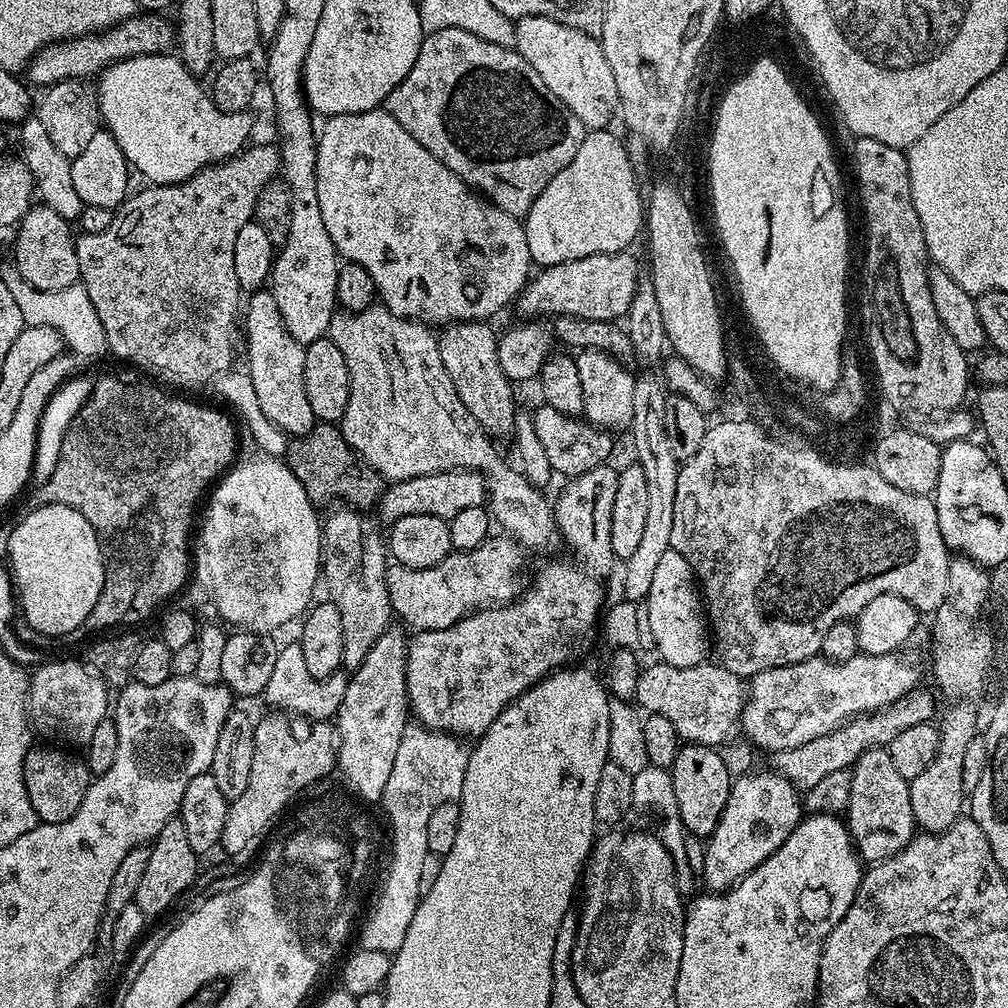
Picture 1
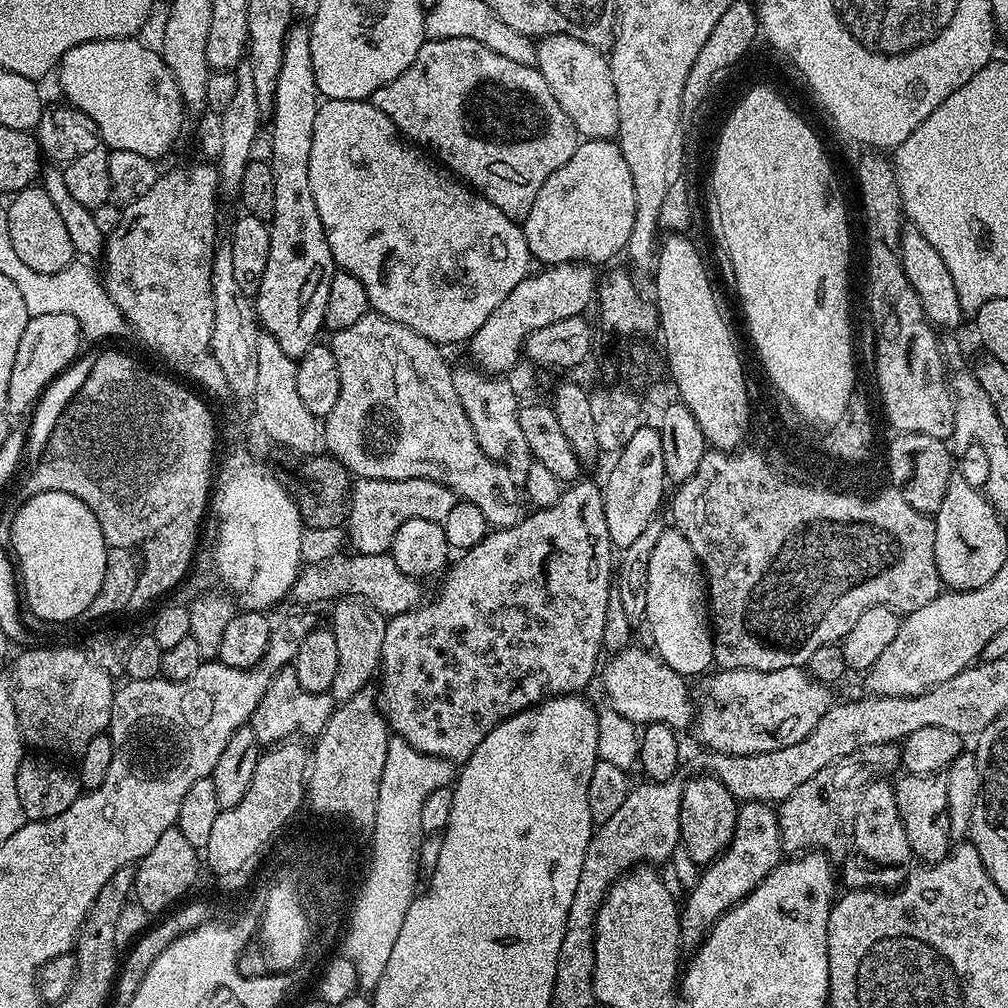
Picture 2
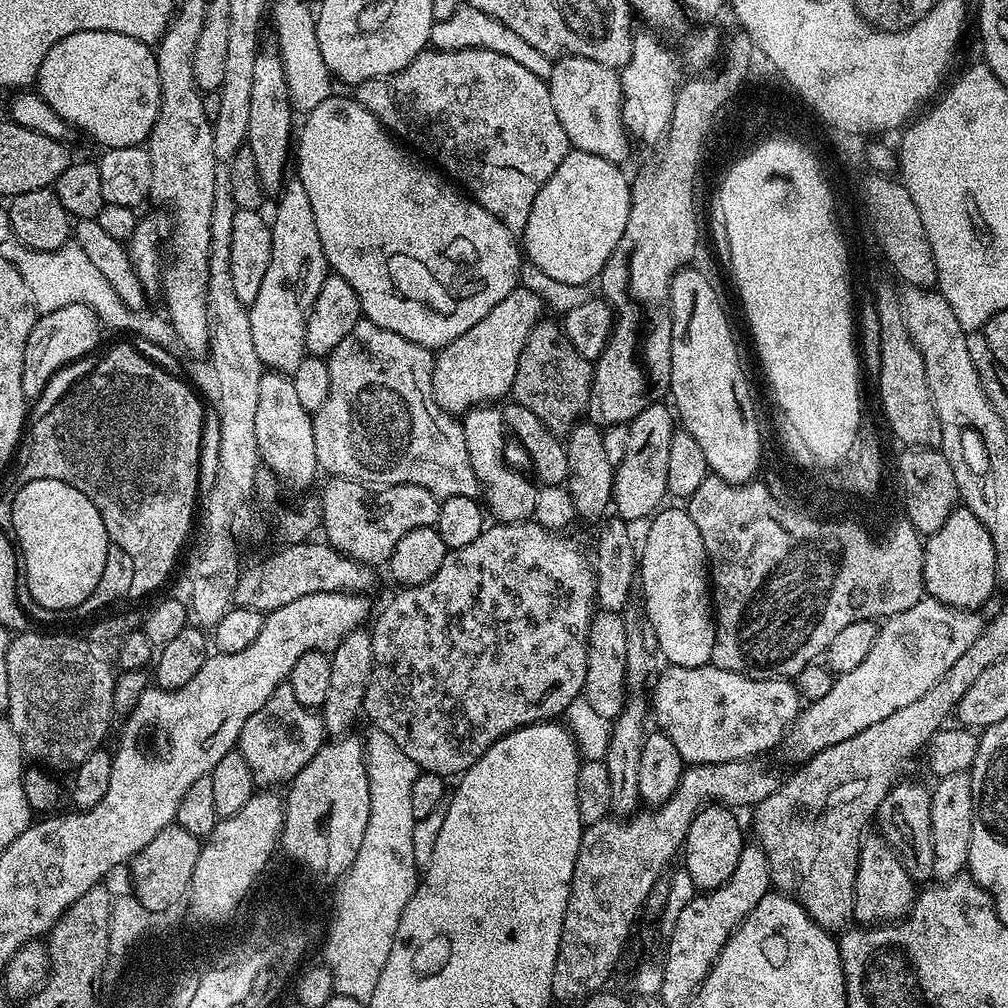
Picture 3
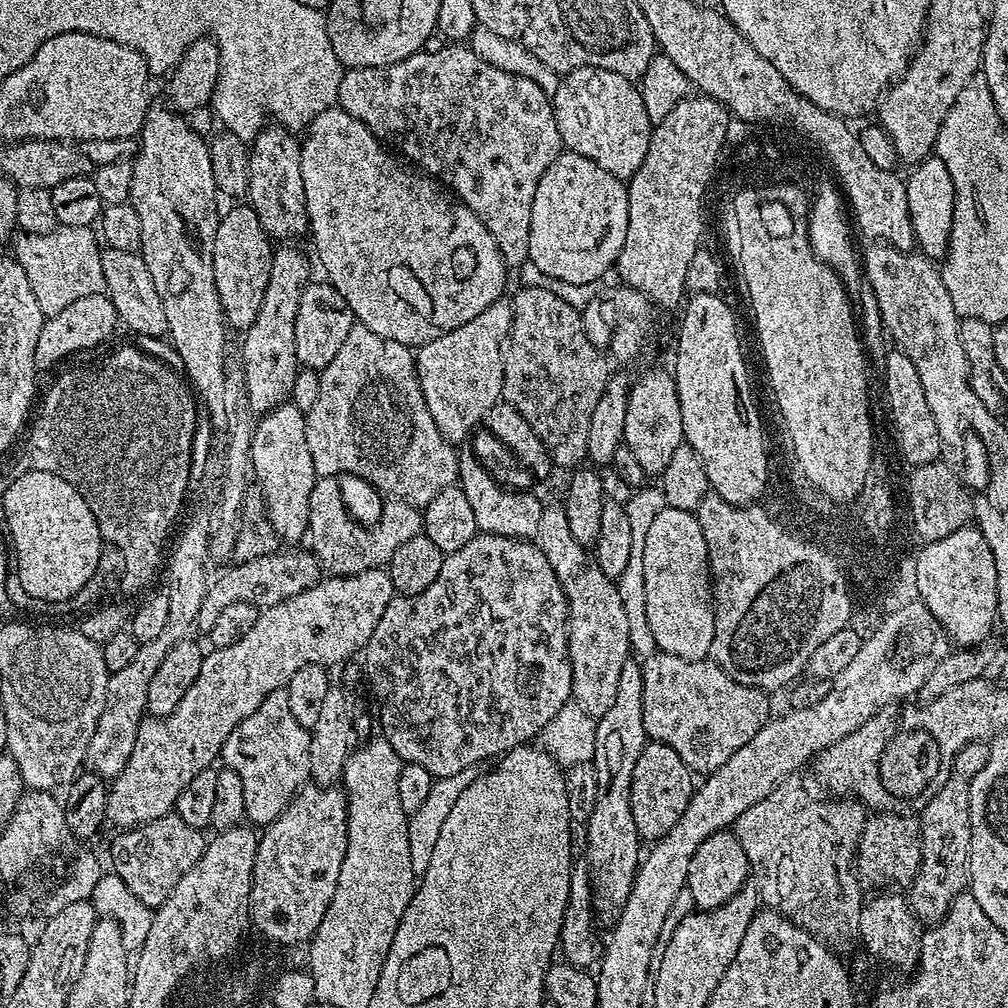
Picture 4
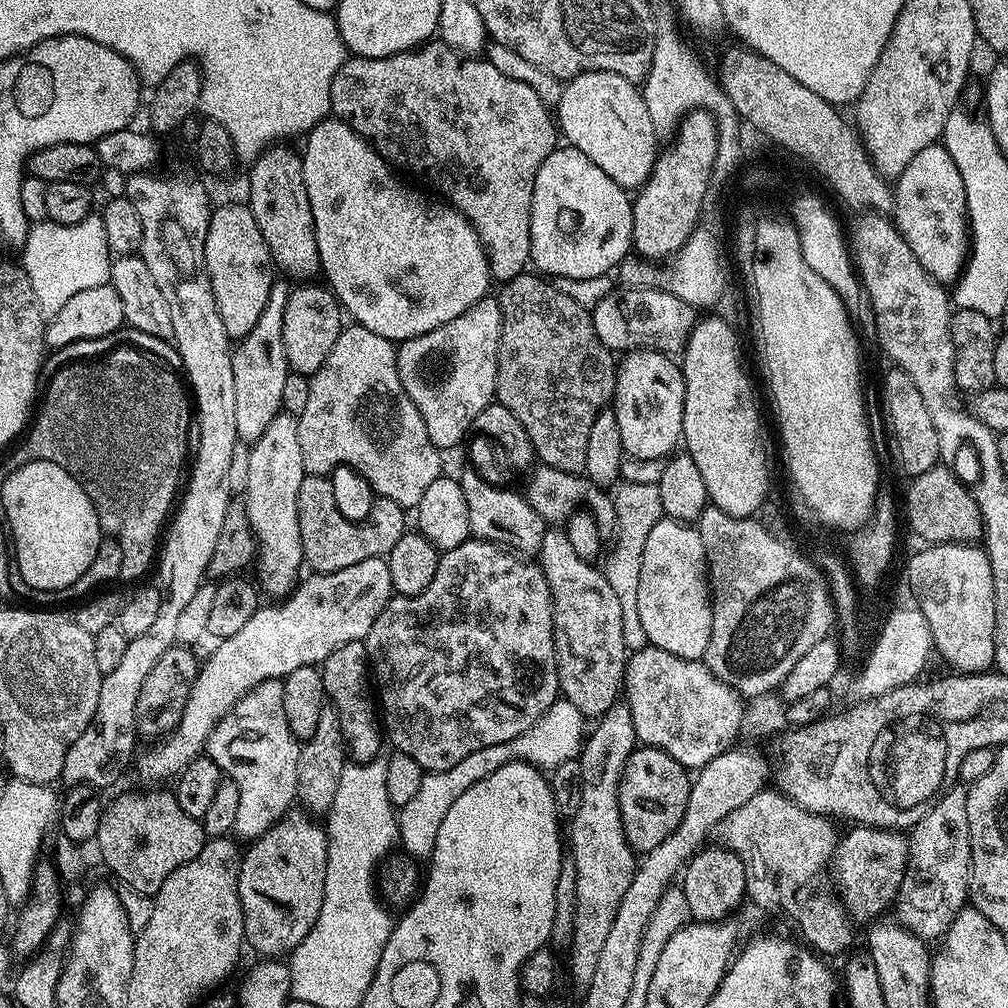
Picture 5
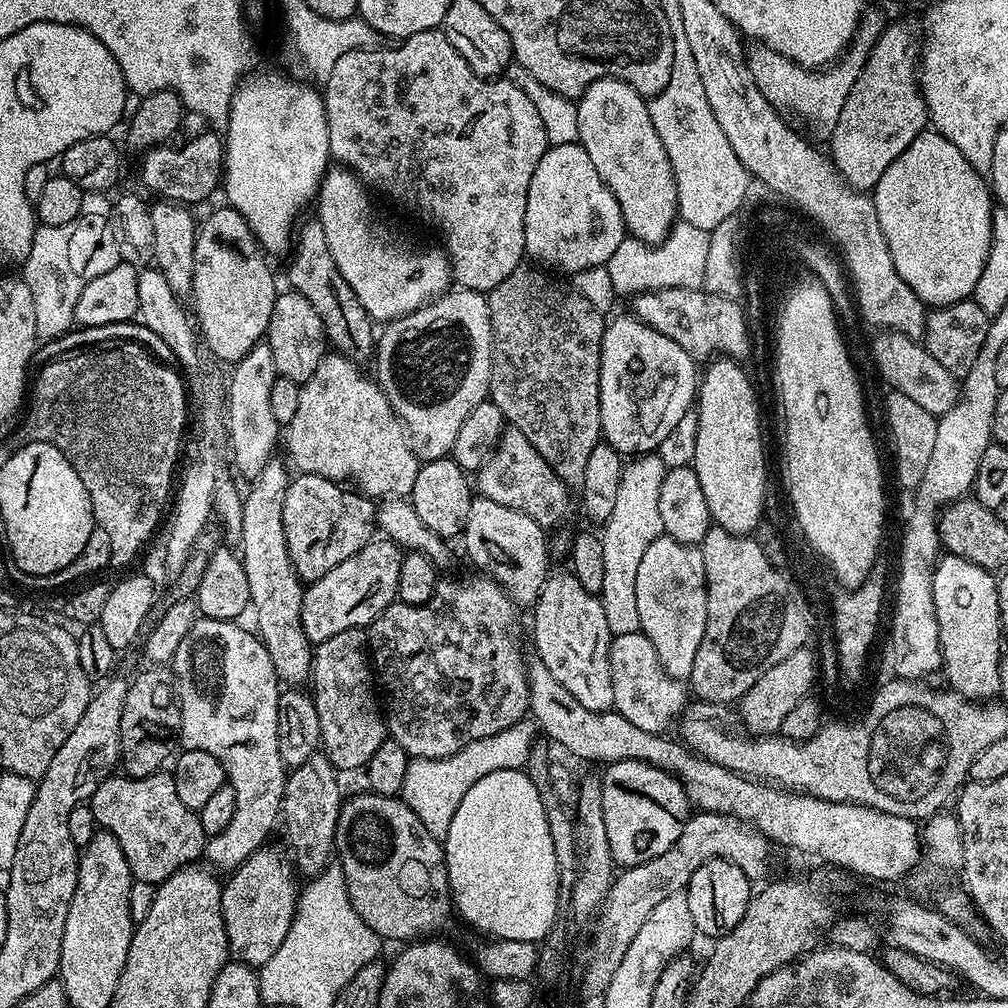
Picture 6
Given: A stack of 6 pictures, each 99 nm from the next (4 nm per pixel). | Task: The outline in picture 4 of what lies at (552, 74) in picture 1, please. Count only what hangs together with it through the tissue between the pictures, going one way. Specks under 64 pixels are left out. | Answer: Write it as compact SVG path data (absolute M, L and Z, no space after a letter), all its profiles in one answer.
M579 68L563 73L558 90L551 93L550 99L554 118L558 122L560 142L567 151L582 154L582 158L590 158L590 162L602 166L602 170L623 181L631 178L638 166L642 166L642 158L646 158L654 125L646 114L639 87L633 81L622 78L622 74L614 74L610 70Z

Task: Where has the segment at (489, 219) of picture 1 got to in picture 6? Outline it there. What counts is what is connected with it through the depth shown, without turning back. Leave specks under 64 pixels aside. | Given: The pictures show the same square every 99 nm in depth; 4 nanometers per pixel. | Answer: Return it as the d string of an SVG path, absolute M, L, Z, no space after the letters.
M332 166L324 173L324 180L314 201L314 209L316 208L315 215L326 230L326 243L330 245L334 266L338 266L342 278L346 278L346 286L354 290L354 298L362 302L362 310L366 310L373 322L387 322L410 314L436 297L445 295L450 288L452 269L447 255L439 247L407 248L406 245L399 244L392 237L391 230L382 221L376 220L367 195L369 193L353 172L343 166Z

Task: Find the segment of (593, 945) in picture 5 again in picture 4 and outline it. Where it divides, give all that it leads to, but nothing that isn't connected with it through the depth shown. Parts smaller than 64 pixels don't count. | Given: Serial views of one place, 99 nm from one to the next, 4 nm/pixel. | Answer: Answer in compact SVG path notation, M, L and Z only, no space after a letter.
M630 658L618 674L618 691L610 710L596 720L594 754L590 763L598 774L598 796L586 825L588 831L588 860L586 867L591 877L592 910L601 924L611 925L620 917L622 906L632 889L636 869L642 859L642 841L630 814L630 782L634 762L642 754L646 743L642 722L641 661Z

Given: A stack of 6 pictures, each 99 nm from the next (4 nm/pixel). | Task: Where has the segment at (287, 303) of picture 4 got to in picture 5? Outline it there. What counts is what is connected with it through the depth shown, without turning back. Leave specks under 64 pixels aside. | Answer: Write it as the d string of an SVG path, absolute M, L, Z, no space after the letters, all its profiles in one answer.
M273 283L270 298L266 302L266 310L262 310L262 318L233 347L232 369L234 370L234 411L238 426L237 441L251 446L262 434L266 434L266 426L274 422L274 418L282 412L282 389L290 371L286 348L282 346L282 314L286 308L289 285Z

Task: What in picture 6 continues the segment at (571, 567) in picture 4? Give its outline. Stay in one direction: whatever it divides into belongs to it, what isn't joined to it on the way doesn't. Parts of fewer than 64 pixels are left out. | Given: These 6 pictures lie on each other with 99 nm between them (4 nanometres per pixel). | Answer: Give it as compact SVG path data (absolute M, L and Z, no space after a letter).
M570 570L564 572L553 571L549 575L544 589L539 598L536 599L532 612L532 640L536 643L535 655L546 662L546 670L586 706L591 712L613 711L616 699L614 698L614 682L610 674L610 646L612 645L612 632L606 624L605 611L601 597L595 592L586 590L582 582Z

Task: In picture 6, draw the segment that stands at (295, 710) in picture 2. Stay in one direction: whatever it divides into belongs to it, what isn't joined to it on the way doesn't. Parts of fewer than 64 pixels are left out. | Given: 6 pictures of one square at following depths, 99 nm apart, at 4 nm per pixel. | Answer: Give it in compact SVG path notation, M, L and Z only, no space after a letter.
M196 619L194 626L190 626L190 634L182 638L170 665L180 706L179 747L214 754L214 758L222 762L226 783L234 786L234 798L238 798L230 826L226 826L222 834L211 837L204 846L207 863L224 874L235 872L250 854L269 843L268 835L282 816L286 779L286 769L278 754L278 698L282 681L259 635L252 630L247 632L242 625L235 620Z

